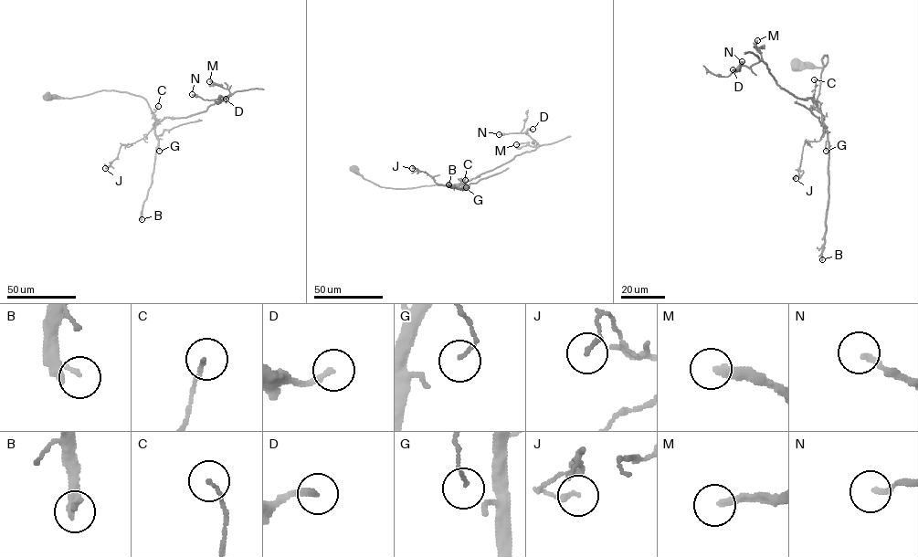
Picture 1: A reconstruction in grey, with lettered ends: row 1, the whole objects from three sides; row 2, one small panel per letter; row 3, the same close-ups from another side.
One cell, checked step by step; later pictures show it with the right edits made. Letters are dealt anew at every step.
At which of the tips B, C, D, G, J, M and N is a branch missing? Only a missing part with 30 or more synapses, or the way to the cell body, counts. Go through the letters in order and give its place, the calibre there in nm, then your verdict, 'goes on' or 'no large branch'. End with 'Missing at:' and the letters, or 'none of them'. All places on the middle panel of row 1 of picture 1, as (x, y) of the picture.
B: place (448, 184); calibre 120 nm; goes on
C: place (465, 180); calibre 110 nm; no large branch
D: place (532, 129); calibre 200 nm; no large branch
G: place (466, 187); calibre 110 nm; no large branch
J: place (412, 168); calibre 160 nm; no large branch
M: place (516, 144); calibre 280 nm; goes on
N: place (499, 134); calibre 190 nm; no large branch
Missing at: B, M

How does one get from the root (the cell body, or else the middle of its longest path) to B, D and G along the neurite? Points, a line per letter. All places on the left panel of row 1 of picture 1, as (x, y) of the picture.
B: (47, 97), (72, 98), (113, 90), (140, 96), (146, 100), (154, 115), (158, 145), (142, 219)
D: (47, 97), (130, 93), (146, 100), (156, 122), (205, 111), (232, 94), (220, 96), (226, 99)
G: (47, 97), (72, 98), (102, 90), (142, 96), (154, 115), (159, 151)

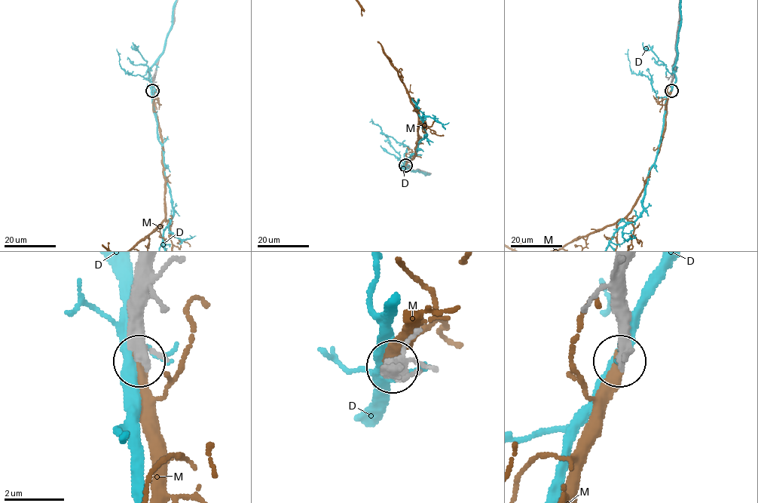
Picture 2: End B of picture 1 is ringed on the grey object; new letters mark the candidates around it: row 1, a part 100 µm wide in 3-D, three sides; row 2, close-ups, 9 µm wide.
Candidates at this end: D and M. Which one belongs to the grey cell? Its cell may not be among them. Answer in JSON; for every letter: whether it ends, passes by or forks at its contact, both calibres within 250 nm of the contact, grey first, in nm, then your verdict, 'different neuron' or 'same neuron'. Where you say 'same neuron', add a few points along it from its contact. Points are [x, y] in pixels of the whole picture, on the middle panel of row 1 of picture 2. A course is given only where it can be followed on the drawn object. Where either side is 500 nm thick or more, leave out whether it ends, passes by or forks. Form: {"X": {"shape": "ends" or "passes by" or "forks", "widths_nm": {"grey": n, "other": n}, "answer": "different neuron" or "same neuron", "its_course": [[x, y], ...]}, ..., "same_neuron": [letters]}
{"D": {"widths_nm": {"grey": 600, "other": 300}, "answer": "different neuron"}, "M": {"shape": "ends", "widths_nm": {"grey": 320, "other": 400}, "answer": "same neuron"}, "same_neuron": ["M"]}

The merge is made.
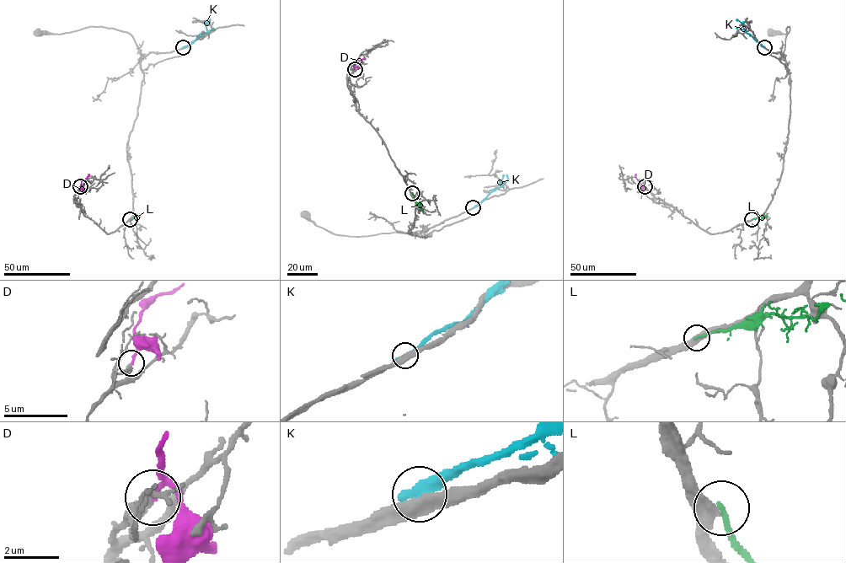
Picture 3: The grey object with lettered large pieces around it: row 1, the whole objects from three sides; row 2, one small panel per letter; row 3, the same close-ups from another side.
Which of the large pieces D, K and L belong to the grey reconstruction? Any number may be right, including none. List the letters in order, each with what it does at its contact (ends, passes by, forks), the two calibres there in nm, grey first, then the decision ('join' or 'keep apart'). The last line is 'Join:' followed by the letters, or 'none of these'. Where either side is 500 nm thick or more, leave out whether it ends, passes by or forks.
D: it ends | 260/190 nm | keep apart
K: it ends | 440/420 nm | keep apart
L: it ends | 420/190 nm | keep apart
Join: none of these

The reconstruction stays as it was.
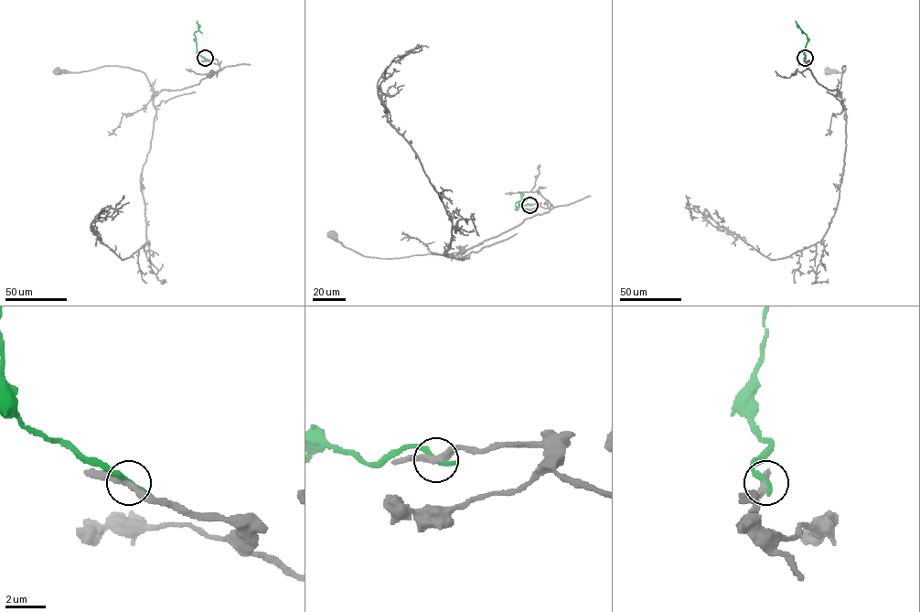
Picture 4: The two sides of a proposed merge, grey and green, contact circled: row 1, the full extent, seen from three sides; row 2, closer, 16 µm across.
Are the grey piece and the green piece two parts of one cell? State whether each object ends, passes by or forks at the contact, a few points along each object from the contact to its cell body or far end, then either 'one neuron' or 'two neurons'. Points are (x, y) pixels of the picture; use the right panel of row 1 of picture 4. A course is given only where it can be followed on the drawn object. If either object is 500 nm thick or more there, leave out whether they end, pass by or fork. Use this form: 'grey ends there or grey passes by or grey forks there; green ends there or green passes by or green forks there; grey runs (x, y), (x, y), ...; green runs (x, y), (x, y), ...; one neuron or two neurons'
grey passes by; green ends there; grey runs (805, 58), (817, 81), (828, 90), (836, 90), (839, 94), (841, 68), (845, 66), (843, 72), (827, 71); green runs (805, 58), (807, 38), (795, 20); two neurons

